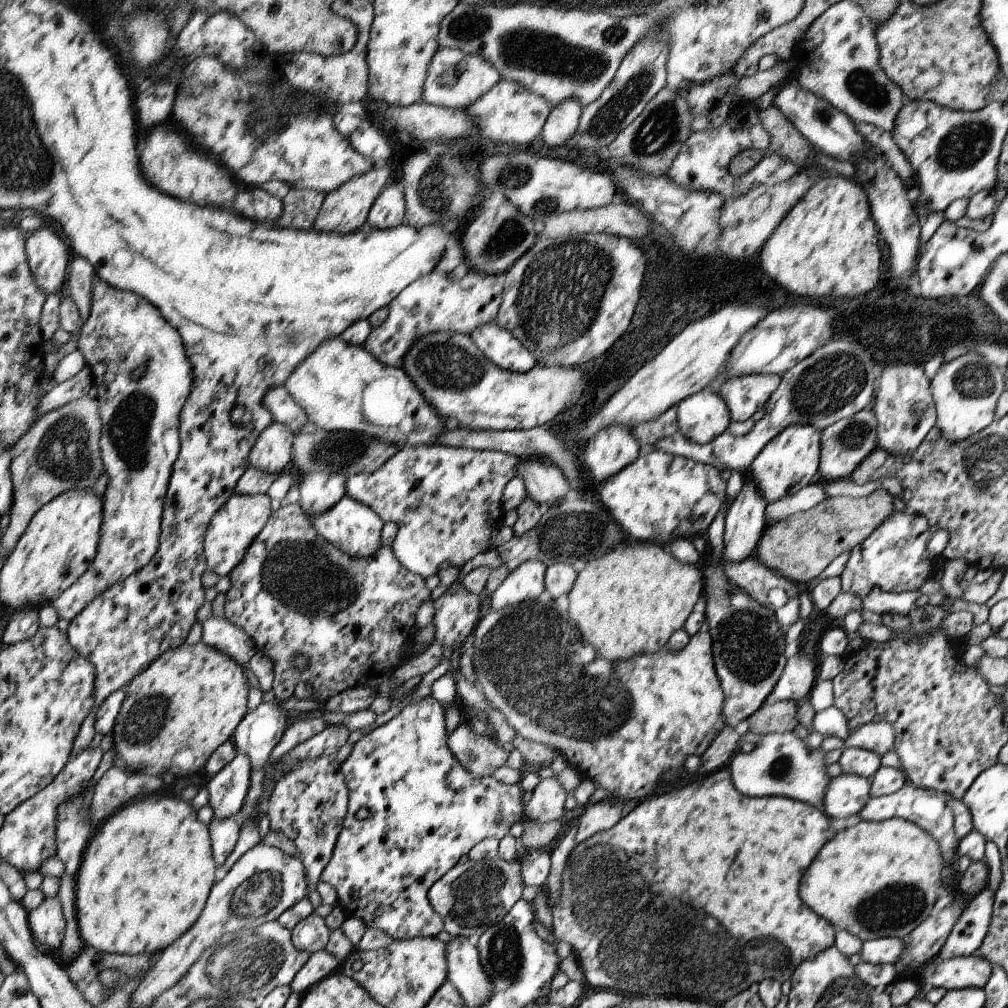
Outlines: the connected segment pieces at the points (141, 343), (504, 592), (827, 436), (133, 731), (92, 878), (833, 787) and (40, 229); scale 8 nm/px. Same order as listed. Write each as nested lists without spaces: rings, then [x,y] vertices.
[[[94,274],[90,311],[80,330],[77,350],[90,367],[93,387],[97,390],[103,433],[100,434],[103,465],[108,474],[104,496],[104,520],[100,530],[99,552],[91,568],[50,604],[60,619],[69,623],[87,609],[104,590],[152,562],[162,543],[164,498],[170,485],[172,466],[180,454],[180,412],[190,396],[194,370],[180,342],[178,332],[160,316],[160,312],[140,294],[112,288]]]
[[[526,560],[508,574],[508,577],[492,594],[489,601],[492,611],[520,602],[546,597],[547,567],[540,560]]]
[[[872,407],[828,426],[823,430],[819,481],[850,478],[874,450],[874,446],[876,446],[876,416],[874,416]]]
[[[204,642],[184,644],[175,650],[168,650],[127,685],[126,698],[111,731],[115,765],[132,771],[146,771],[147,774],[156,768],[156,776],[162,776],[164,772],[172,772],[174,776],[188,776],[198,772],[206,760],[230,739],[232,732],[238,729],[238,724],[243,723],[248,680],[242,670],[244,668],[238,666],[228,654]]]
[[[154,794],[106,818],[92,832],[75,875],[76,924],[85,947],[136,956],[161,953],[179,941],[202,917],[202,908],[216,882],[212,848],[210,827],[198,820],[190,800]]]
[[[843,773],[831,778],[822,809],[828,817],[842,819],[859,815],[870,800],[871,778]]]
[[[46,226],[29,227],[27,238],[28,256],[35,278],[47,296],[62,292],[67,278],[67,269],[73,256],[62,238]]]

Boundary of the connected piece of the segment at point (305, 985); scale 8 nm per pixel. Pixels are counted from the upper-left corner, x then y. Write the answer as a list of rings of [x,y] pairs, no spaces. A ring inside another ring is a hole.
[[[318,950],[314,954],[310,954],[310,958],[298,970],[294,981],[289,986],[292,988],[292,992],[296,992],[302,997],[312,986],[339,971],[340,965],[341,963],[334,954],[330,954],[328,950]]]

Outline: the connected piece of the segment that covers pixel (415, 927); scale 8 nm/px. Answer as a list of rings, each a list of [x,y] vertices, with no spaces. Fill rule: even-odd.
[[[431,695],[426,696],[411,705],[404,707],[400,713],[392,720],[389,720],[383,726],[372,730],[370,734],[364,735],[363,738],[356,742],[355,749],[351,755],[341,764],[341,771],[346,780],[348,788],[348,805],[347,814],[344,818],[343,828],[330,858],[330,862],[321,874],[321,881],[330,884],[338,893],[336,905],[342,909],[346,919],[359,919],[366,924],[366,929],[379,929],[386,932],[392,939],[412,939],[418,936],[434,936],[444,930],[443,918],[440,918],[430,902],[431,887],[435,885],[440,878],[444,877],[451,869],[456,867],[456,862],[470,853],[470,850],[476,844],[486,838],[496,838],[500,841],[507,837],[510,828],[514,822],[525,820],[525,806],[522,804],[524,791],[519,784],[507,784],[498,782],[490,775],[474,775],[471,771],[466,770],[463,764],[455,758],[454,752],[451,751],[450,744],[446,736],[446,719],[443,706]]]

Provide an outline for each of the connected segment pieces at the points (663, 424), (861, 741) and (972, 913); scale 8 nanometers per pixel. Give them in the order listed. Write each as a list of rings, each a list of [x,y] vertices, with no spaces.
[[[677,406],[668,408],[660,414],[659,418],[652,418],[652,421],[640,422],[631,428],[632,433],[638,438],[640,447],[654,446],[658,440],[672,436],[679,430]]]
[[[870,722],[858,730],[849,730],[843,748],[857,747],[875,751],[880,757],[894,749],[895,729],[886,722]]]
[[[987,886],[976,897],[967,901],[960,920],[954,924],[946,944],[935,958],[938,962],[971,956],[980,948],[989,930],[994,896],[995,893]]]

